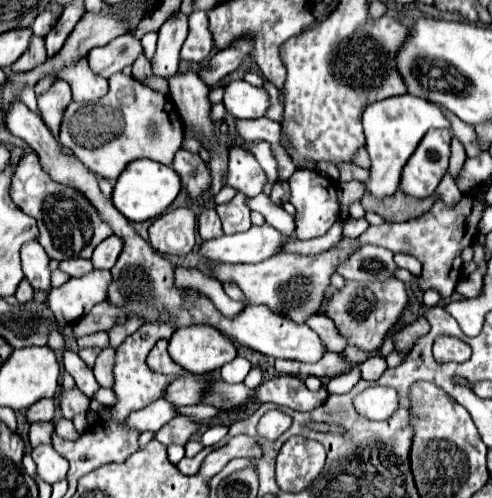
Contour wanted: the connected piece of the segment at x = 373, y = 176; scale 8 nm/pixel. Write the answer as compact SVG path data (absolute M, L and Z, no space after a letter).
M398 95L398 97L388 97L370 103L364 111L364 133L366 133L366 149L370 153L372 165L370 165L370 177L364 183L364 191L376 199L384 199L396 193L402 167L416 151L422 137L436 127L450 129L448 117L442 113L438 105L432 105L420 97Z

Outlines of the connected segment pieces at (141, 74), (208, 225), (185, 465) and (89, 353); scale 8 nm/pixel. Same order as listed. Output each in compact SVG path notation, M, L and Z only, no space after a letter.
M144 55L138 57L136 63L132 65L132 77L138 79L138 81L142 81L142 79L146 79L146 77L154 77L154 73L152 73L152 65L146 61Z
M204 209L198 219L198 233L202 241L210 241L222 235L222 223L216 209Z
M204 447L196 457L188 458L184 457L178 463L178 471L180 471L184 475L194 475L196 471L199 471L200 466L204 460L204 457L210 453L210 451L214 451L214 447Z
M90 347L90 349L80 349L78 355L82 357L82 361L84 361L88 367L94 367L94 363L96 363L100 351L102 351L100 347Z

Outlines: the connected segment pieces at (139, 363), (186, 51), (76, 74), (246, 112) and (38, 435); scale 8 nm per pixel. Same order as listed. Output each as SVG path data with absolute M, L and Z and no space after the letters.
M156 319L152 323L142 325L134 335L126 337L126 341L116 349L116 361L114 361L114 393L118 397L118 403L112 407L112 415L114 415L116 421L122 421L130 411L142 409L146 403L156 401L162 395L162 391L166 389L166 385L174 379L174 377L162 377L162 375L150 371L148 365L146 365L148 351L154 347L154 343L158 339L170 339L172 333L174 333L174 325L170 321Z
M196 11L188 17L190 33L186 43L182 45L180 59L206 59L212 51L212 35L208 33L208 15L204 11Z
M80 57L76 63L62 67L58 71L58 77L64 79L72 87L72 99L74 101L96 101L108 93L108 79L94 73L88 65L86 57Z
M234 81L226 87L224 105L238 119L260 119L270 109L270 95L264 87L252 87L246 81Z
M32 423L28 433L31 446L34 448L39 444L51 443L52 429L52 423Z

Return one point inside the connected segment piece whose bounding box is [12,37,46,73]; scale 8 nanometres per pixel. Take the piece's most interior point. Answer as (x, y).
(35, 57)

